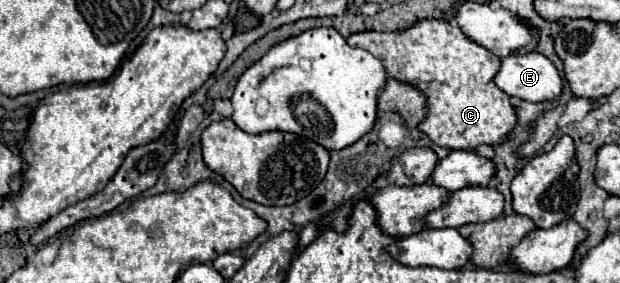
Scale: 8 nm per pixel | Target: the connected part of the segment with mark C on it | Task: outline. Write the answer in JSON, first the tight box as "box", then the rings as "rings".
{"box":[347,19,517,151],"rings":[[[425,19],[425,21],[417,21],[415,25],[411,25],[407,29],[391,31],[391,33],[377,33],[377,31],[353,33],[347,39],[347,43],[351,47],[367,49],[369,53],[373,53],[385,65],[387,79],[397,79],[401,83],[407,83],[407,85],[423,91],[423,95],[427,97],[427,115],[417,125],[417,129],[441,147],[471,151],[477,145],[503,143],[507,133],[513,129],[513,125],[517,121],[515,109],[513,109],[509,97],[501,89],[497,89],[493,83],[493,77],[499,69],[499,57],[495,57],[481,45],[469,41],[455,23],[441,21],[441,19]]]}

